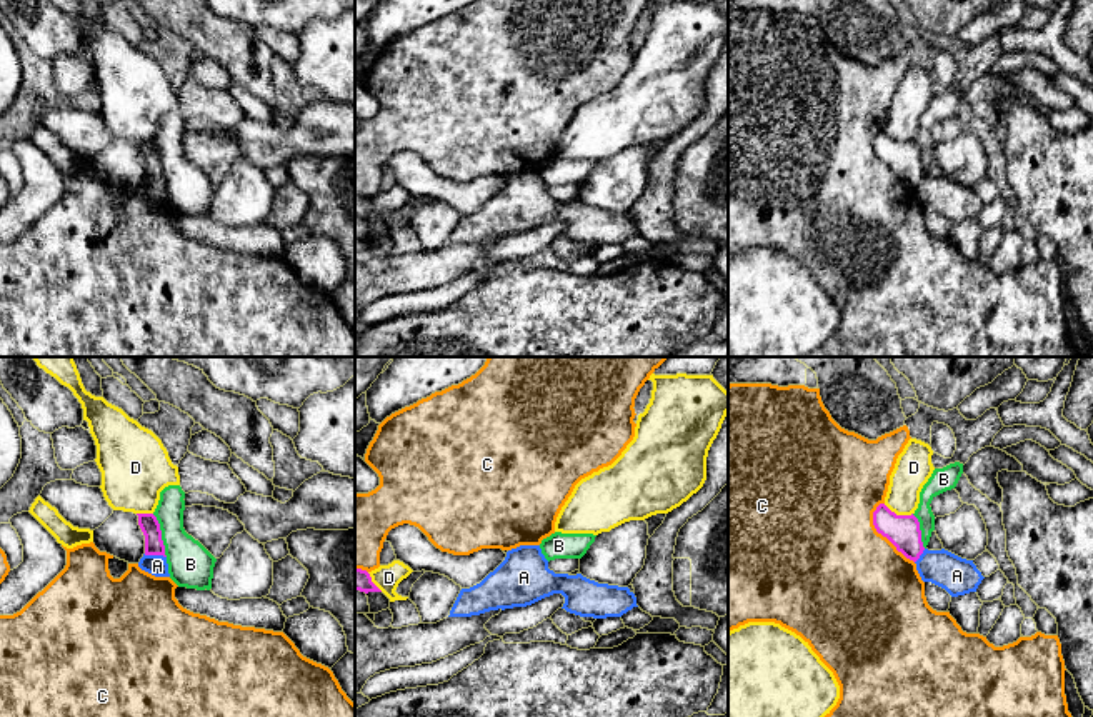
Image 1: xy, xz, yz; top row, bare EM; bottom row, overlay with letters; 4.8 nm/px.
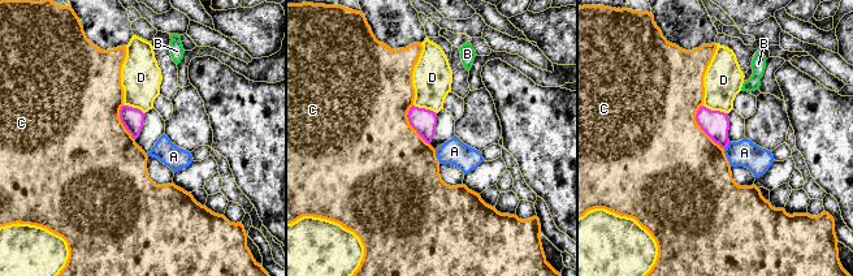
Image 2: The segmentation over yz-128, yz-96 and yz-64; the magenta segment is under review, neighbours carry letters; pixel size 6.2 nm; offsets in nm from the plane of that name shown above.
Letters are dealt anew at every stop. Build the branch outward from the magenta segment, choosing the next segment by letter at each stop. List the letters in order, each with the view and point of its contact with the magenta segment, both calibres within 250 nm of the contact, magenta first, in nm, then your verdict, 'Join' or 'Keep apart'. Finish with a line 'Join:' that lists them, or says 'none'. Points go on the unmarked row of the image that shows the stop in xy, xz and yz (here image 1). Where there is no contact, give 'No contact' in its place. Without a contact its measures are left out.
A: Touches magenta at xy (155, 180). Thickness 100 nm (magenta) against 100 nm. Keep apart
B: Touches magenta at xy (160, 162). Thickness 100 nm (magenta) against 220 nm. Keep apart
C: Touches magenta at yz (882, 160). Thickness 160 nm (magenta) against 500 nm. Keep apart
D: Touches magenta at yz (898, 142). Thickness 160 nm (magenta) against 180 nm. Keep apart
Join: none

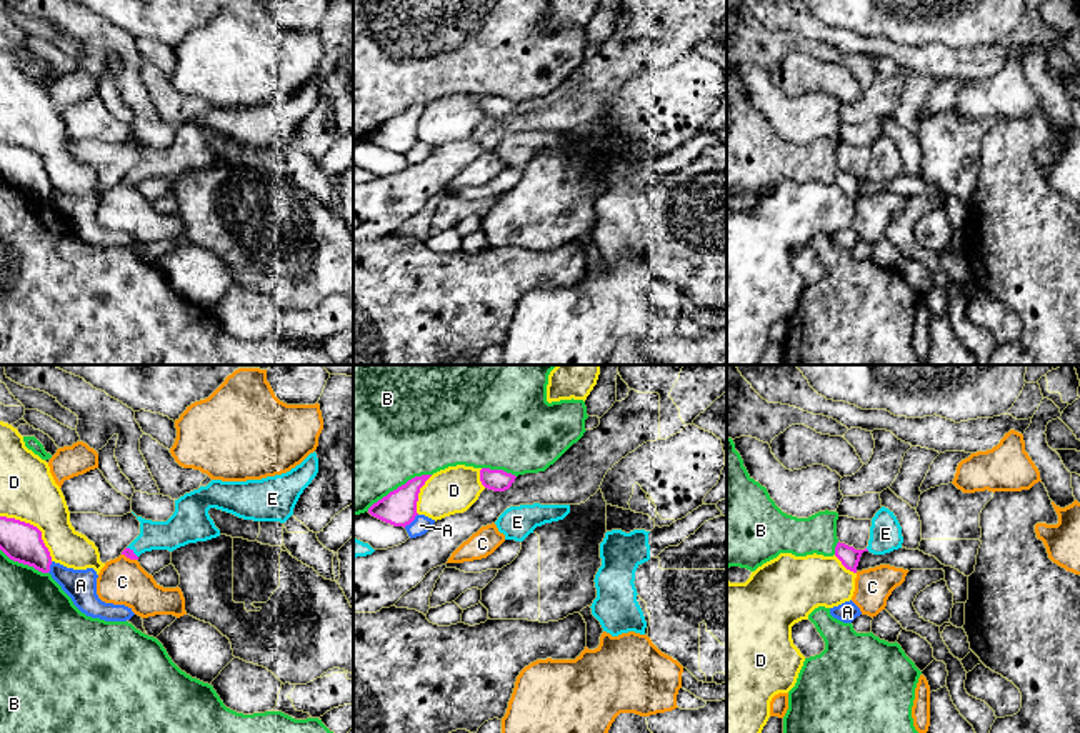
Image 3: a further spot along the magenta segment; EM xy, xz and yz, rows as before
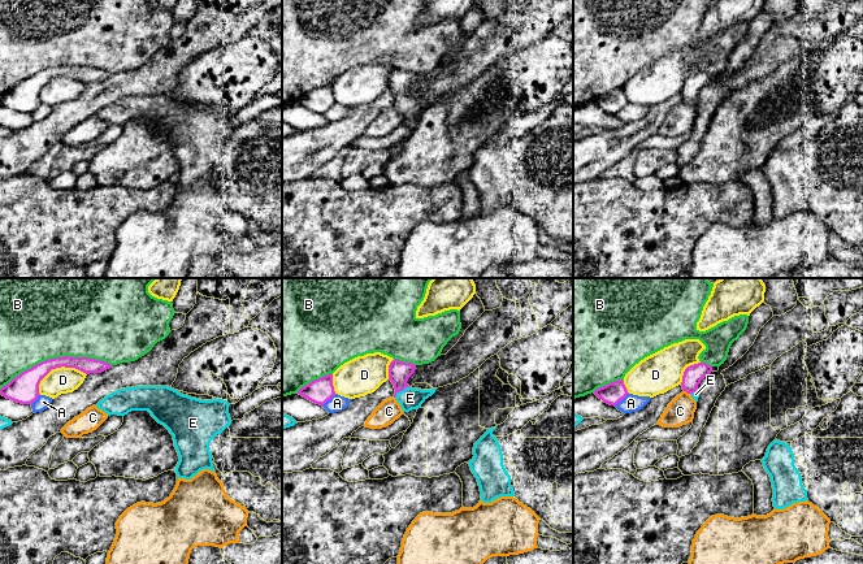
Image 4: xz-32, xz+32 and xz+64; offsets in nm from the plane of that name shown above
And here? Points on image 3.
A: Touches magenta at xz (410, 149). Thickness 170 nm (magenta) against 90 nm. Keep apart
B: Touches magenta at xz (399, 114). Thickness 170 nm (magenta) against 500 nm. Keep apart
C: Touches magenta at xy (129, 184). Thickness 50 nm (magenta) against 220 nm. Keep apart
D: Touches magenta at xy (35, 154). Thickness 190 nm (magenta) against 280 nm. Keep apart
E: Touches magenta at xy (132, 179). Thickness 50 nm (magenta) against 160 nm. Join
Join: E

